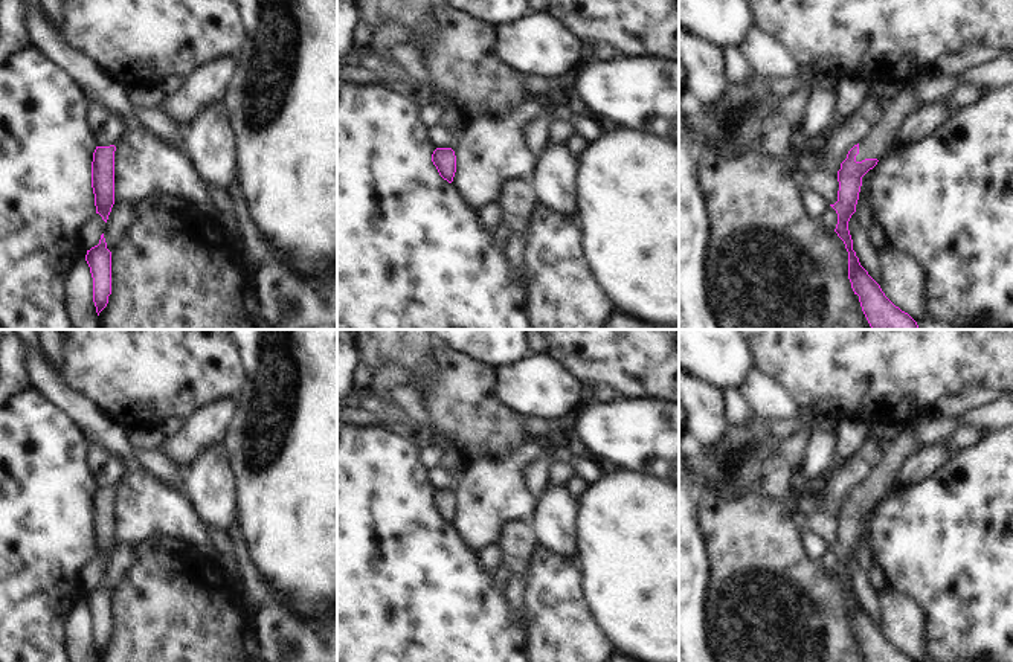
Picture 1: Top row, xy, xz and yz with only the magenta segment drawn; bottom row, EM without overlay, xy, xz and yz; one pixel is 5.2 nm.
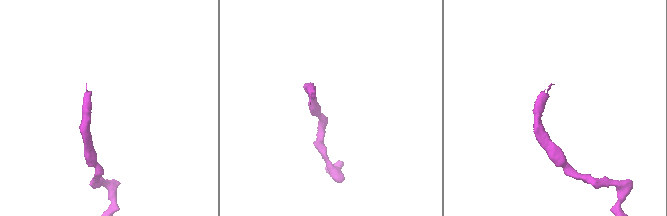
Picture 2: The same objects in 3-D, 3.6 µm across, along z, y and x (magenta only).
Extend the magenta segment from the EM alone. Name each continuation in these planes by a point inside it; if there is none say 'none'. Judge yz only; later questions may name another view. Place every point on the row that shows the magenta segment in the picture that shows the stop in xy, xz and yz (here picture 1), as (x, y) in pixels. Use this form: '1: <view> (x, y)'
1: yz (879, 142)

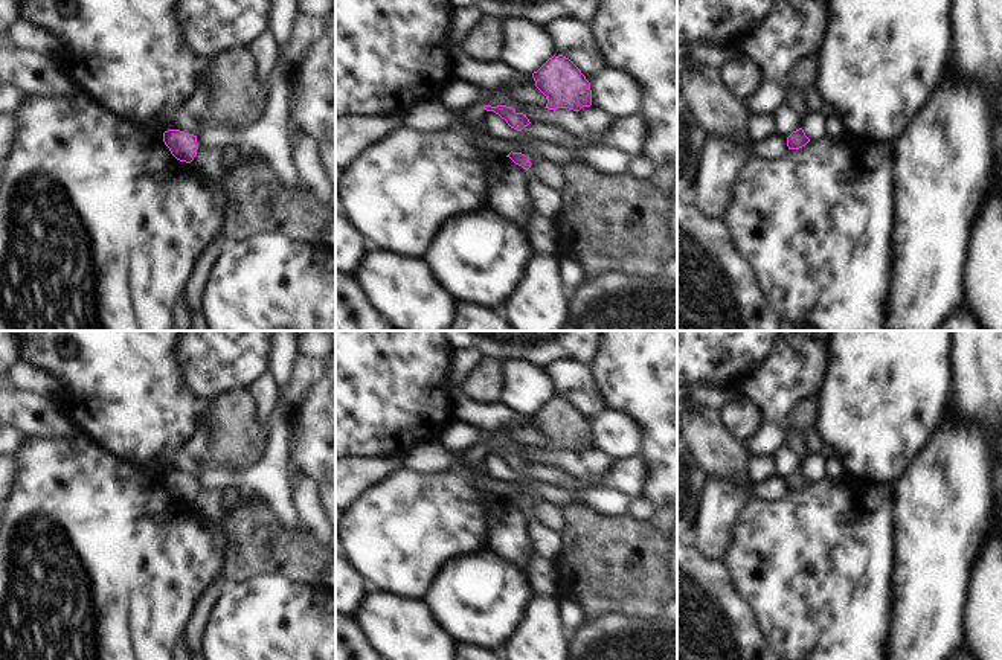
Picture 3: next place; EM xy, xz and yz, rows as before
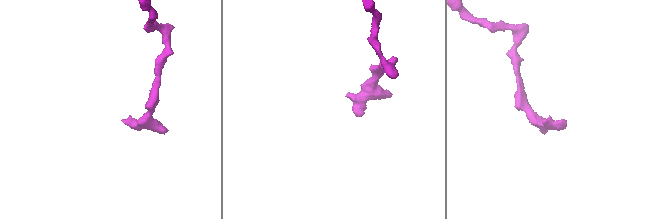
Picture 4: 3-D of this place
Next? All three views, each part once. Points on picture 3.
none

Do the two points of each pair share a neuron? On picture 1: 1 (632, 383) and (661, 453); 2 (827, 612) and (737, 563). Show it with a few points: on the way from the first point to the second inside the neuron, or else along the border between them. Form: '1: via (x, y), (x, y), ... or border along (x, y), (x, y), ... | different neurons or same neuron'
1: border along (607, 392), (623, 397), (655, 397), (662, 400) | different neurons
2: via (804, 612), (786, 612), (760, 586) | same neuron

